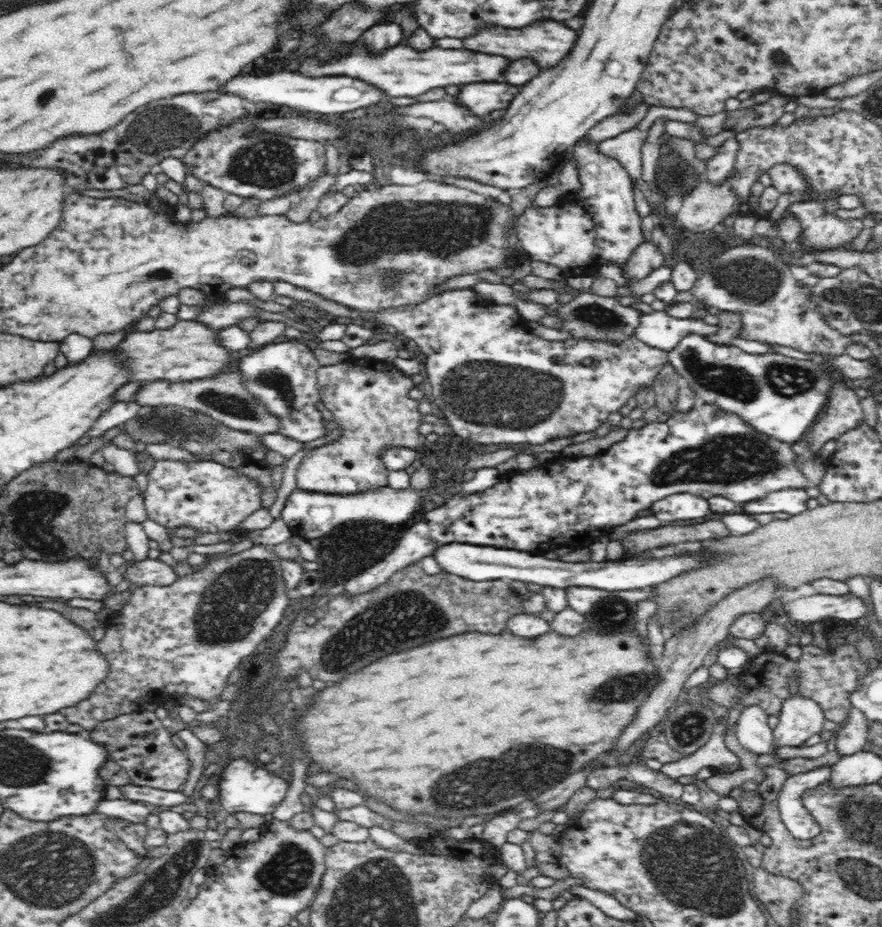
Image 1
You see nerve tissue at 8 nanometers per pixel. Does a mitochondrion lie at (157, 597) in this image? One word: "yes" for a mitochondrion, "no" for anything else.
no

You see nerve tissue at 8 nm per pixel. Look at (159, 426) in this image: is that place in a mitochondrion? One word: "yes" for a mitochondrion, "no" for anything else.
yes

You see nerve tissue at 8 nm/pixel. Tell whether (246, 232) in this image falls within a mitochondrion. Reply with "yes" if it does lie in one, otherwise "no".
no

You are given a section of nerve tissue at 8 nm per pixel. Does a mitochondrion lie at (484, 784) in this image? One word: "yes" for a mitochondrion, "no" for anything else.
yes

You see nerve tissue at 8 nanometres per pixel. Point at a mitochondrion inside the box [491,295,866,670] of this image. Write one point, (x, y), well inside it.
(726, 459)

